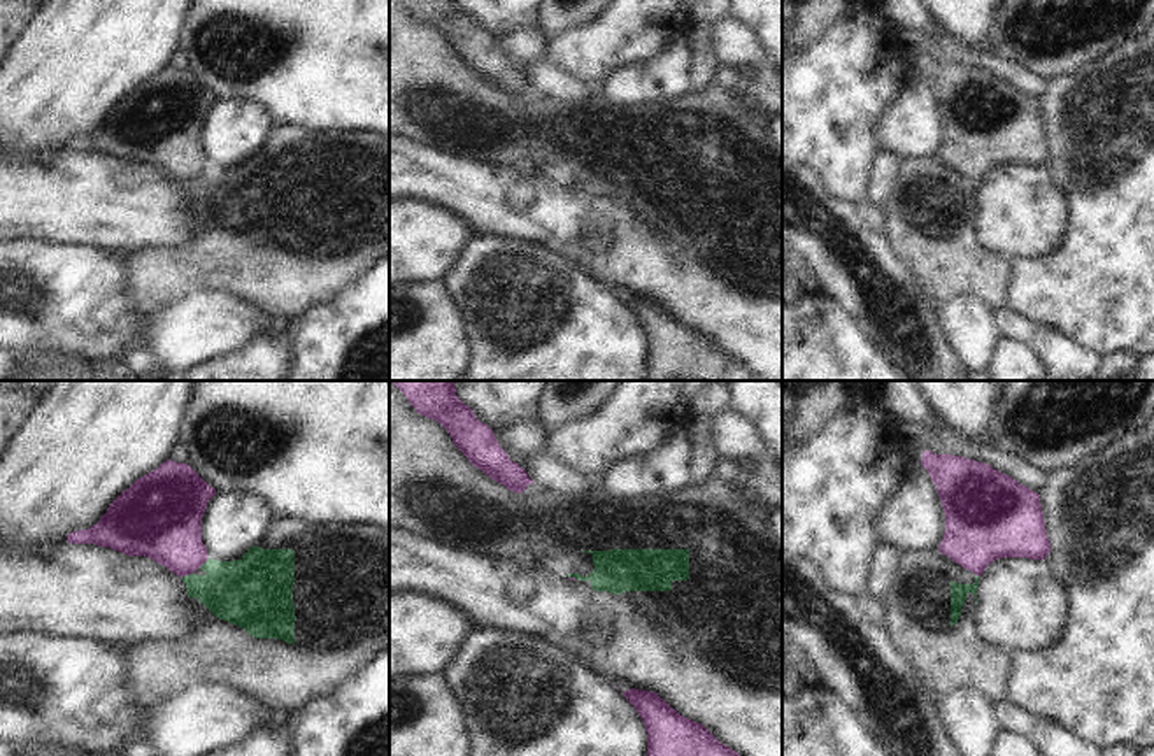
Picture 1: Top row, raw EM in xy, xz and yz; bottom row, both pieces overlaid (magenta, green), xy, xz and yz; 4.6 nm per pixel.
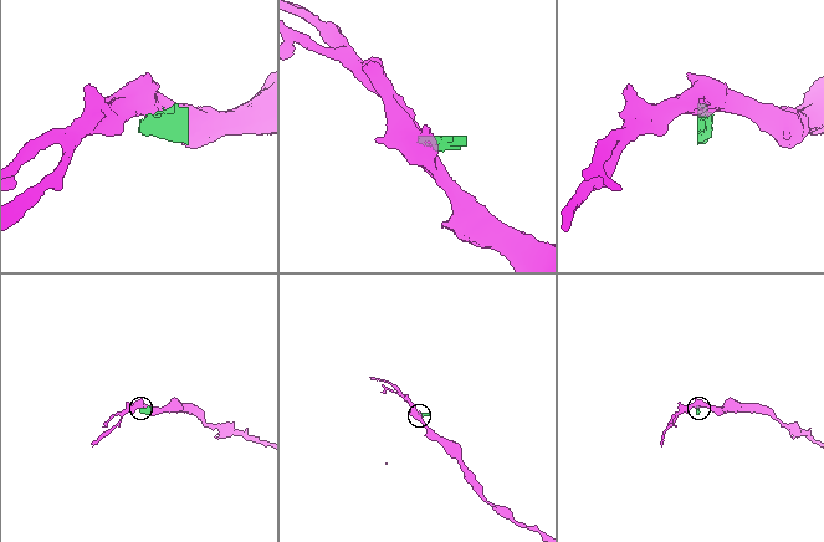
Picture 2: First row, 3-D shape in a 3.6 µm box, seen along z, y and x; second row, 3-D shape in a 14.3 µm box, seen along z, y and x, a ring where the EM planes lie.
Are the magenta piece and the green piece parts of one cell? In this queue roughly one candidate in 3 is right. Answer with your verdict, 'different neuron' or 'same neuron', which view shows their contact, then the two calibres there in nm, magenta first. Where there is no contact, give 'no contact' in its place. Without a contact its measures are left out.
different neuron | xy | 340/320 nm

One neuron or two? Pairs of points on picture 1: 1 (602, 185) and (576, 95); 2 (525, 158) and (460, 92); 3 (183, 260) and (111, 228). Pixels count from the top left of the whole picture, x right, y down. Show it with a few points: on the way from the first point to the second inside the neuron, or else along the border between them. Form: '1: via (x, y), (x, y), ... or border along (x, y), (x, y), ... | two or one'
1: border along (537, 93), (570, 102), (584, 102), (593, 97) | two
2: via (511, 142), (476, 107) | one
3: border along (192, 225), (192, 235), (181, 244), (120, 253) | two

